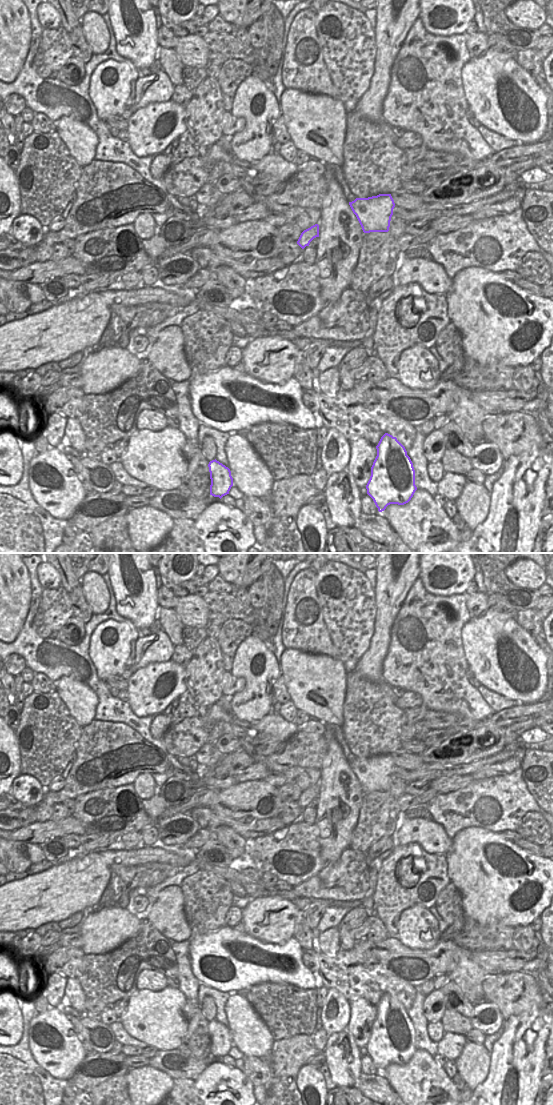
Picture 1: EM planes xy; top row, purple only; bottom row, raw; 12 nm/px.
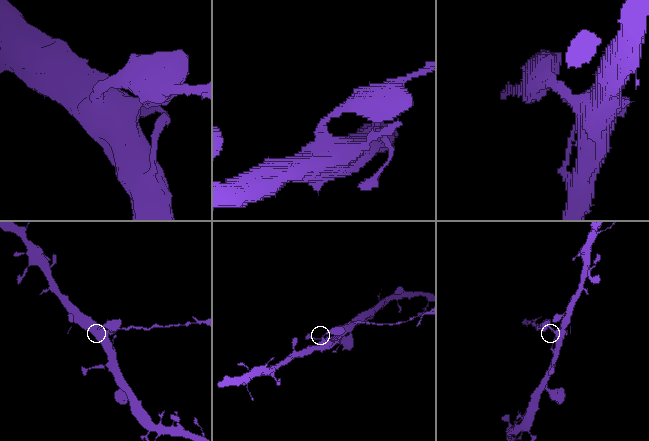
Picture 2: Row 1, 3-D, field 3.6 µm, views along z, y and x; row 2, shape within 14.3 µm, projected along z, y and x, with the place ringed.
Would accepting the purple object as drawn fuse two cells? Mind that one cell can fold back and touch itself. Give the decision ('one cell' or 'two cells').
two cells

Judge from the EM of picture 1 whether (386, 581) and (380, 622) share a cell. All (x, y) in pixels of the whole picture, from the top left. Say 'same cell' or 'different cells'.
same cell

